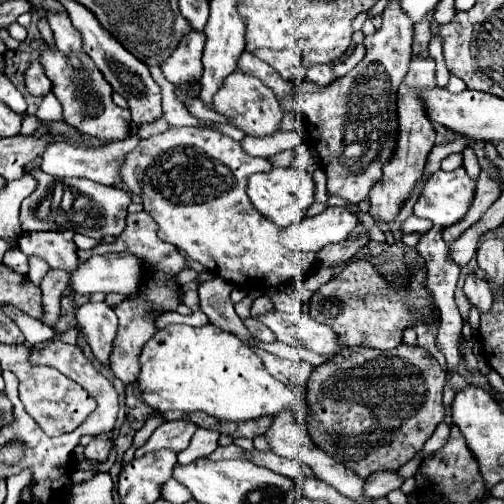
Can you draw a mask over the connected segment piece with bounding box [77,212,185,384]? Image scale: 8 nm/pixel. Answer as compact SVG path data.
M139 212L139 214L129 214L127 216L127 228L119 234L119 238L115 242L103 242L97 244L91 250L79 250L79 258L81 260L89 260L89 256L95 254L109 254L109 252L131 252L137 254L145 260L145 264L151 270L151 278L149 278L149 286L139 292L137 296L129 296L125 298L119 306L115 306L115 314L119 318L119 330L117 336L113 340L113 352L111 352L111 366L113 366L113 374L117 378L121 378L125 384L135 384L137 382L137 372L139 372L139 364L137 364L137 356L141 354L143 344L153 336L155 332L155 320L151 318L151 310L155 308L163 308L163 310L175 310L177 302L179 302L179 286L173 284L173 276L185 268L185 258L181 256L181 252L173 246L163 242L157 236L157 224L151 220L151 216L147 212Z

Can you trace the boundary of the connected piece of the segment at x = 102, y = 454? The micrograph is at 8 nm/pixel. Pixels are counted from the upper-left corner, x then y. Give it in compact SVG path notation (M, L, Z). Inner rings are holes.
M91 440L91 442L85 446L85 458L87 458L87 460L93 460L93 462L105 462L107 456L109 456L111 446L113 446L113 442Z

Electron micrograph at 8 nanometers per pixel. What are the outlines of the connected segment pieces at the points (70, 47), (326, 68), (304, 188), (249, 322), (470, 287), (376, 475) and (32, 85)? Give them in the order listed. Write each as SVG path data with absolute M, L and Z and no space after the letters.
M47 10L47 22L53 30L53 38L55 38L55 46L61 48L61 52L81 52L81 36L79 32L73 28L69 16L65 12L49 12Z
M313 64L313 68L307 68L307 80L319 86L329 86L333 82L331 64Z
M273 168L271 172L261 172L253 174L249 178L247 194L253 202L253 206L271 222L275 222L279 228L287 228L295 222L299 222L309 206L315 200L315 182L309 172L297 170L297 168Z
M245 318L245 320L243 320L243 326L251 332L253 338L257 338L257 340L261 340L261 342L275 342L273 332L271 332L265 324L261 324L257 318Z
M475 274L467 276L467 280L465 280L465 296L467 296L469 304L475 306L481 314L489 312L489 308L493 306L493 294L491 294L487 282L479 280Z
M373 472L373 476L367 478L365 482L365 496L377 500L385 498L391 490L397 490L405 482L403 476L397 472Z
M35 60L29 66L25 74L25 86L27 86L27 92L33 96L47 96L51 92L51 80L45 76L39 60Z

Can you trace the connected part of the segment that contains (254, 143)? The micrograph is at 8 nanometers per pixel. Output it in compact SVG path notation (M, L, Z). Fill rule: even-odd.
M277 132L277 136L263 136L263 138L253 138L253 136L245 136L241 140L241 146L247 154L253 156L261 156L261 158L269 158L275 156L287 148L295 148L299 144L299 134L297 132Z

